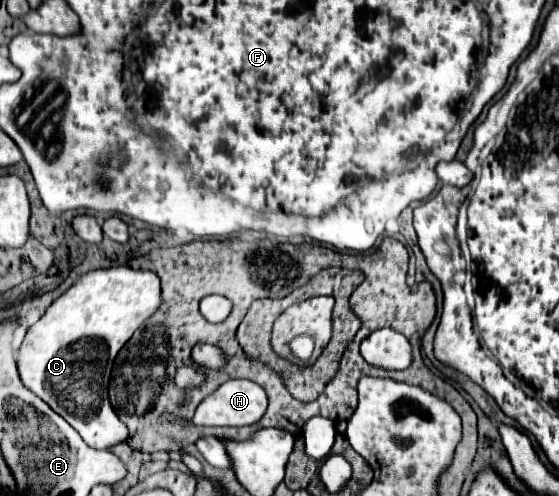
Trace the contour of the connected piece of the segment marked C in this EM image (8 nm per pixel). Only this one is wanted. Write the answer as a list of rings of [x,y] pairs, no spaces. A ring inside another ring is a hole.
[[[111,266],[85,272],[47,308],[41,320],[27,330],[17,360],[21,382],[43,402],[47,402],[55,412],[59,412],[67,422],[71,422],[71,426],[91,448],[111,448],[129,442],[129,430],[115,414],[107,394],[111,366],[123,344],[155,310],[159,310],[159,306],[161,282],[153,272],[133,270],[129,266]]]

